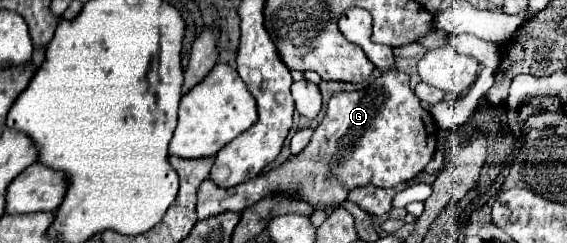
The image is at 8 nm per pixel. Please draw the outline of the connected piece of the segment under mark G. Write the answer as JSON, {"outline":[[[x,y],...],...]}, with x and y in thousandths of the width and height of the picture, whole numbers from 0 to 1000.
{"outline":[[[681,292],[642,366],[586,391],[575,481],[554,539],[547,597],[529,638],[511,646],[490,695],[406,778],[392,778],[377,745],[363,737],[349,770],[349,909],[399,868],[427,877],[462,819],[469,786],[511,778],[519,802],[547,819],[547,835],[589,844],[607,827],[614,786],[631,761],[695,770],[723,745],[751,687],[765,621],[769,514],[720,358],[720,309],[709,292]]]}

